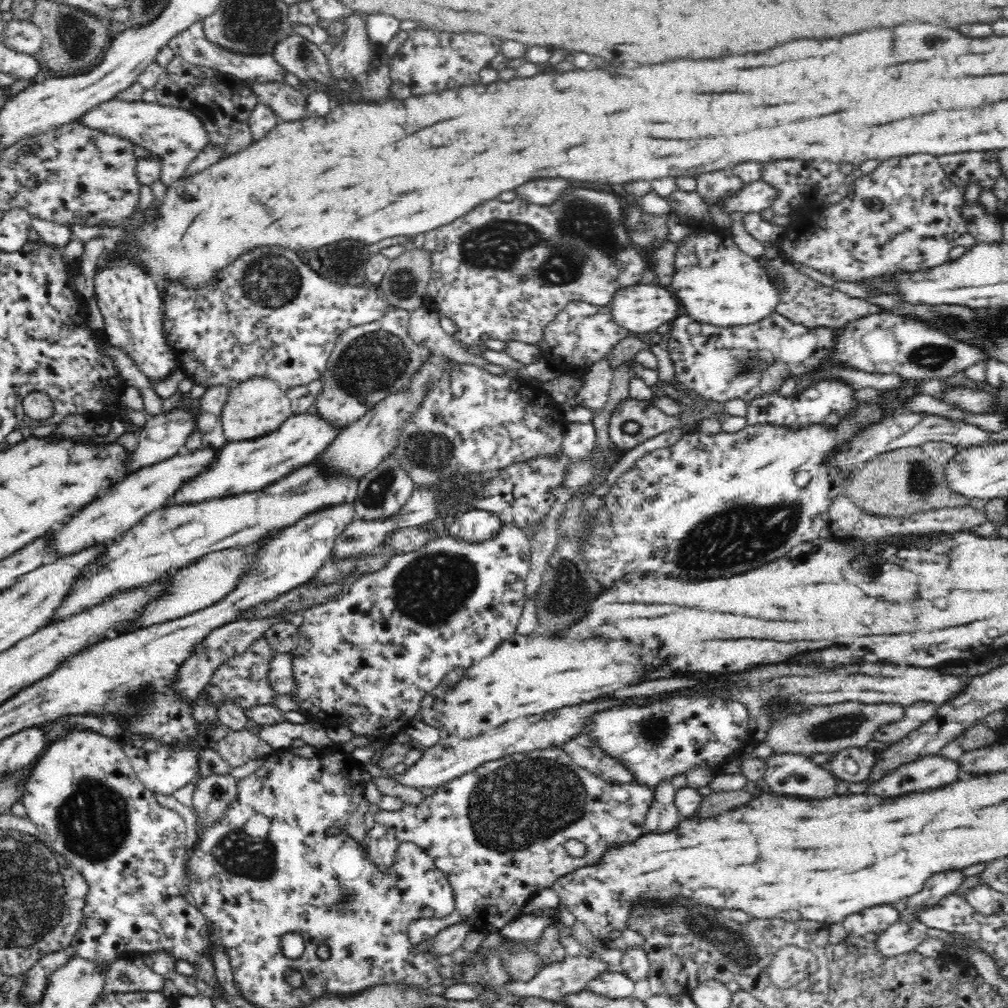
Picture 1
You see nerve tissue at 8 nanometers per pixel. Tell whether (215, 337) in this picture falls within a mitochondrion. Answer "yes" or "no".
no

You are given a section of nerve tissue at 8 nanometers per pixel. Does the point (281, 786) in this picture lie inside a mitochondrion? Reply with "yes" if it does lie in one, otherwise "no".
no

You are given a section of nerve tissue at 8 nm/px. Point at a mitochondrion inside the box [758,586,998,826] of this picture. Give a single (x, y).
(846, 726)

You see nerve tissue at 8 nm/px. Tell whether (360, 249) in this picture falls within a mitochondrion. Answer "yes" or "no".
no

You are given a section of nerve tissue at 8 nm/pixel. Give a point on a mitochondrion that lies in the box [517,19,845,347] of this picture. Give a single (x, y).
(642, 228)

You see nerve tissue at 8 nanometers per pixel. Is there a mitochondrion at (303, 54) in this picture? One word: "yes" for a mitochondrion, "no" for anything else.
yes

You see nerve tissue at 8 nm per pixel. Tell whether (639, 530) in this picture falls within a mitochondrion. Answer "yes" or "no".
no

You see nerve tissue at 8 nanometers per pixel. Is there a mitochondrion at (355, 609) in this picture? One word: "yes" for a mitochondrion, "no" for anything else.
no

